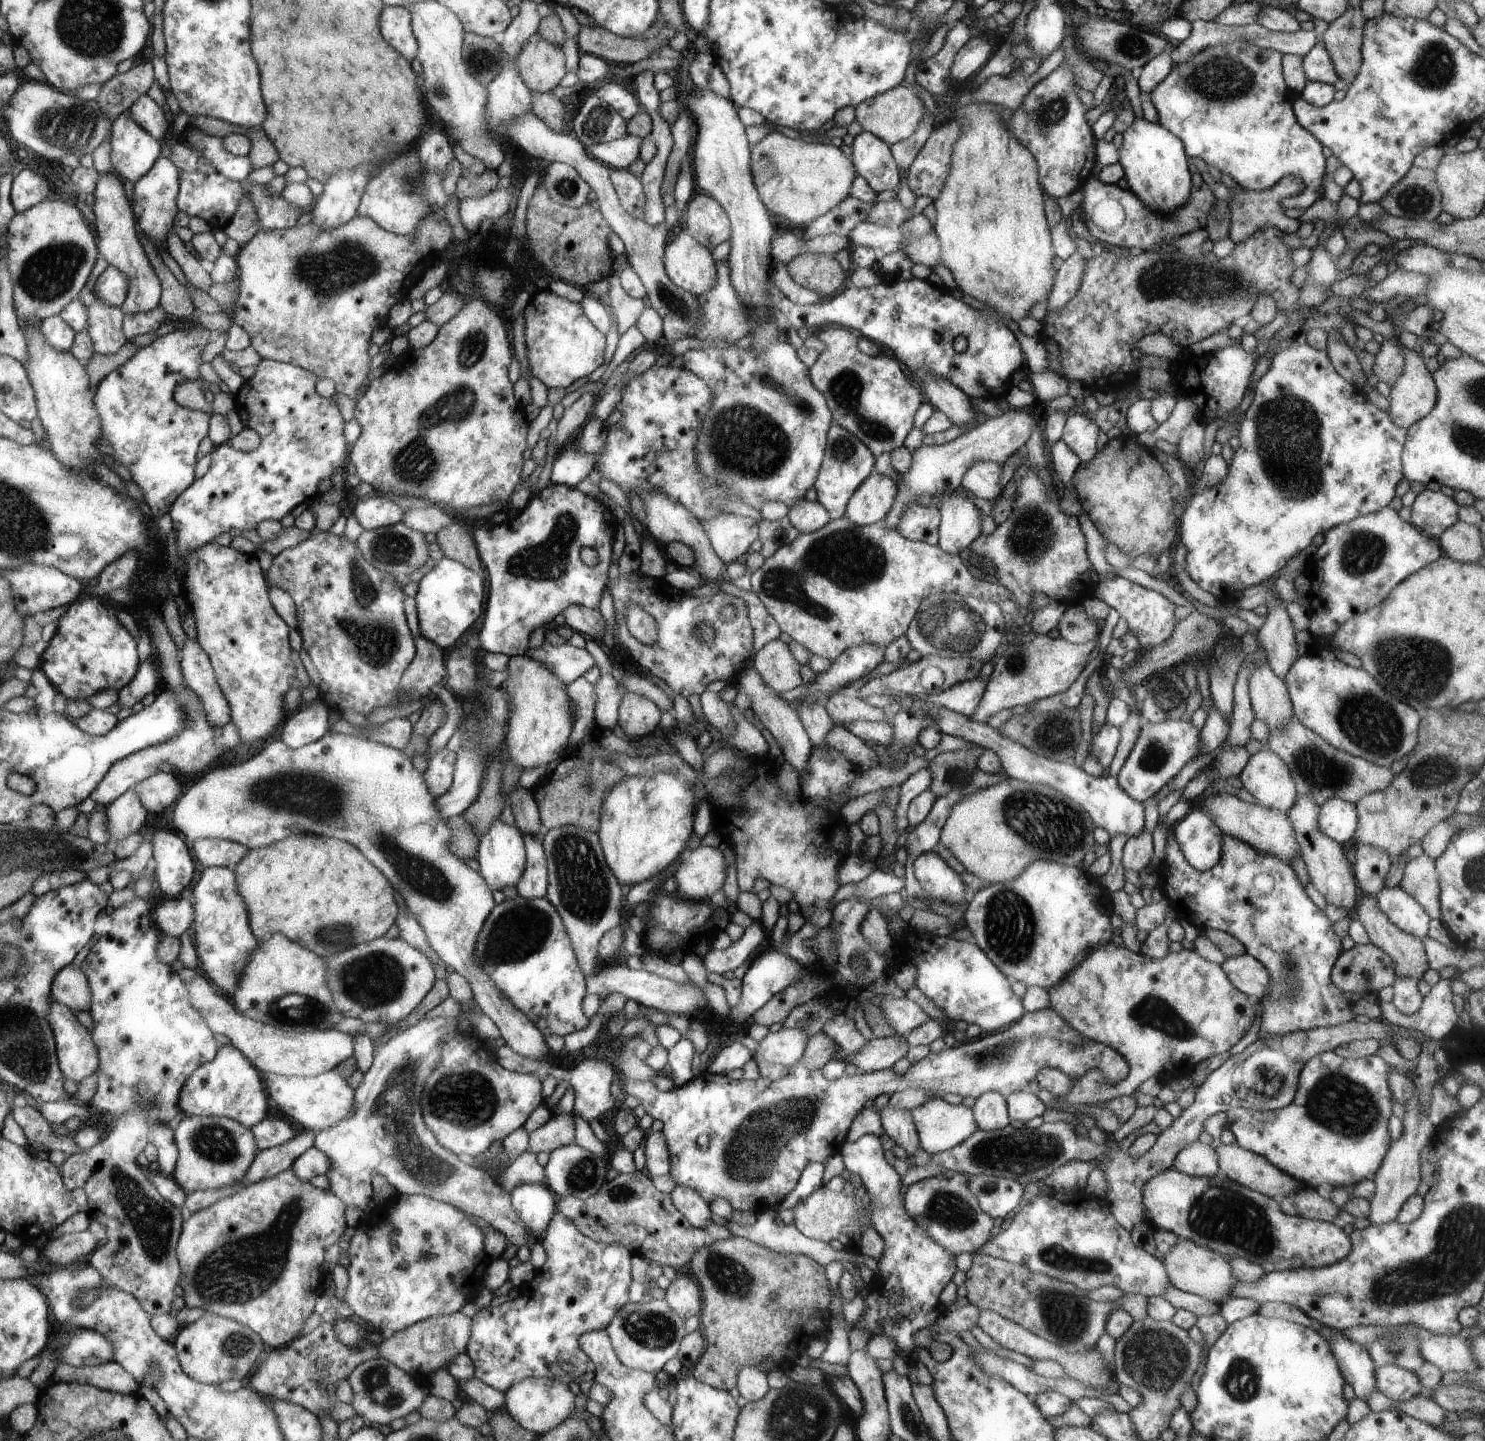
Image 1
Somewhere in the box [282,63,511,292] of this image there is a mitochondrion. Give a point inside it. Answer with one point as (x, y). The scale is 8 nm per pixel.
(412, 186)

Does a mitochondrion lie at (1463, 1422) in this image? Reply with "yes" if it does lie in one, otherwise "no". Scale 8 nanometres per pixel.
no

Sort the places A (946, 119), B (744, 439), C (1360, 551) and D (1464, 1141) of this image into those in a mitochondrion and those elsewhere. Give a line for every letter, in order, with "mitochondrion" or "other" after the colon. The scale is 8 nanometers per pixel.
A: other
B: mitochondrion
C: mitochondrion
D: other

